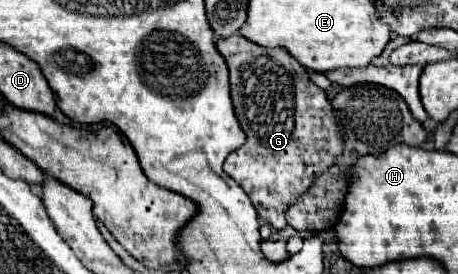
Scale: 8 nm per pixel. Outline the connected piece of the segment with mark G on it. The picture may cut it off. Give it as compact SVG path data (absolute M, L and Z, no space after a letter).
M231 35L217 41L219 53L225 57L229 65L231 75L231 95L233 105L237 111L237 119L247 133L247 141L241 149L233 151L225 159L225 173L233 177L245 193L251 197L259 217L269 223L275 229L285 227L285 213L287 209L315 183L317 175L325 173L329 167L335 165L335 161L343 155L345 141L339 133L339 125L335 119L335 111L331 107L331 101L327 99L325 91L319 89L311 79L305 67L297 63L289 55L289 51L281 47L261 47L243 35Z

